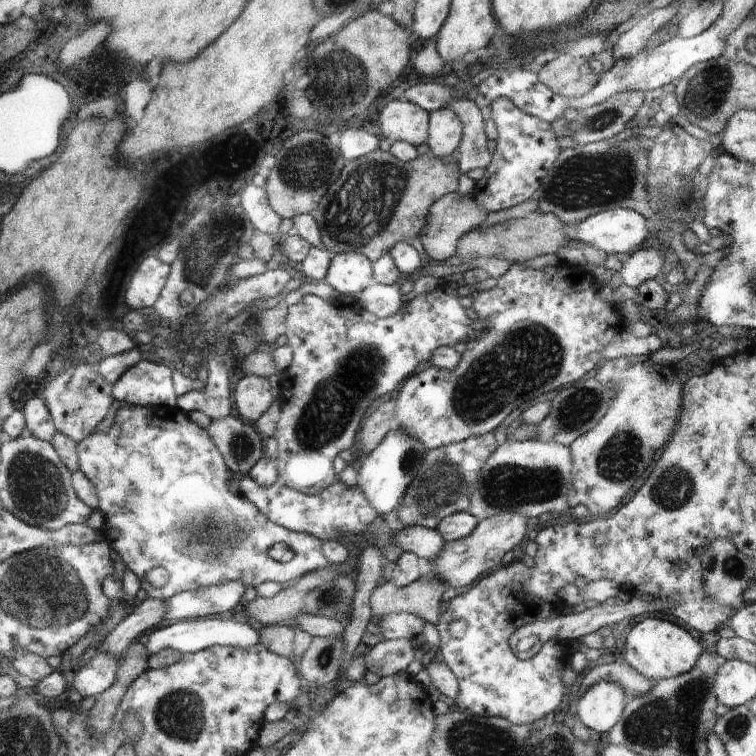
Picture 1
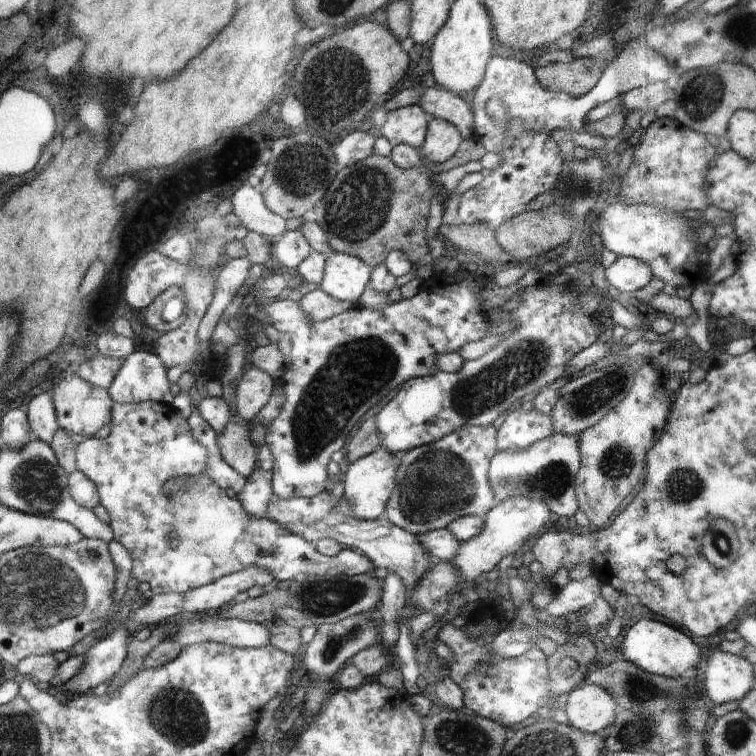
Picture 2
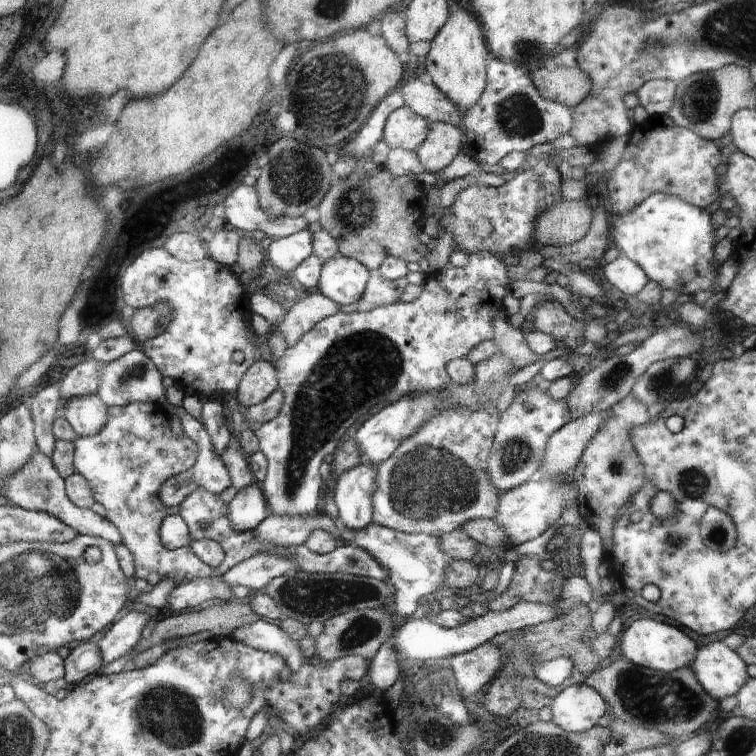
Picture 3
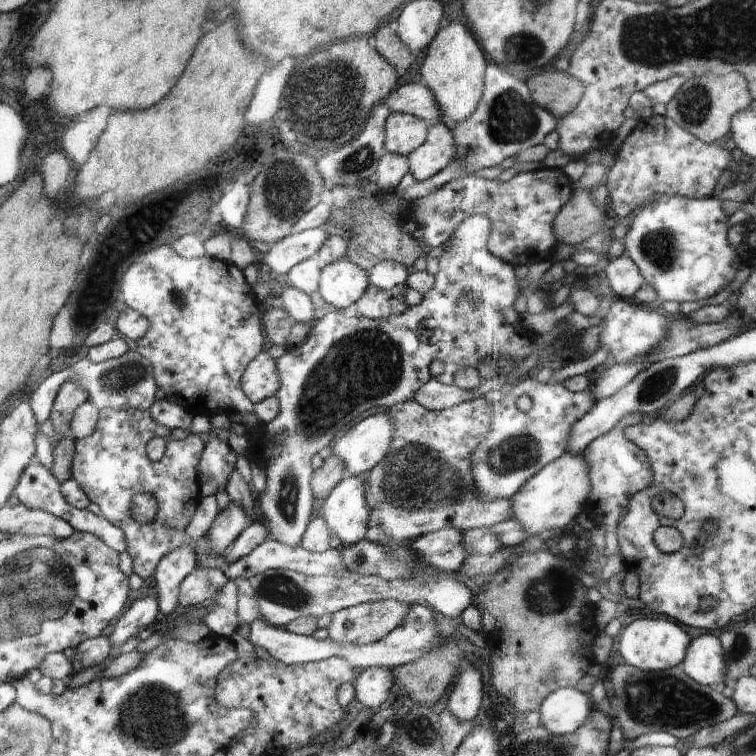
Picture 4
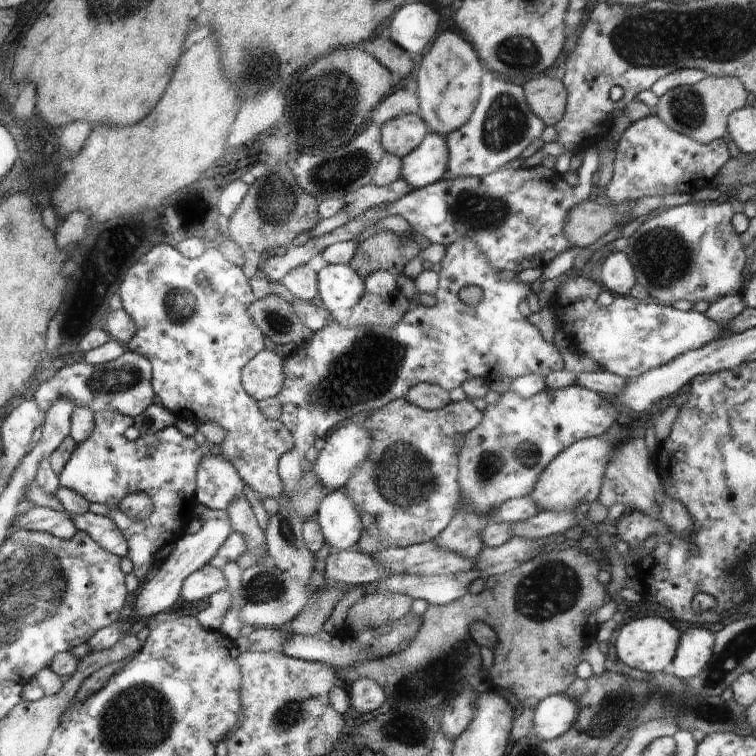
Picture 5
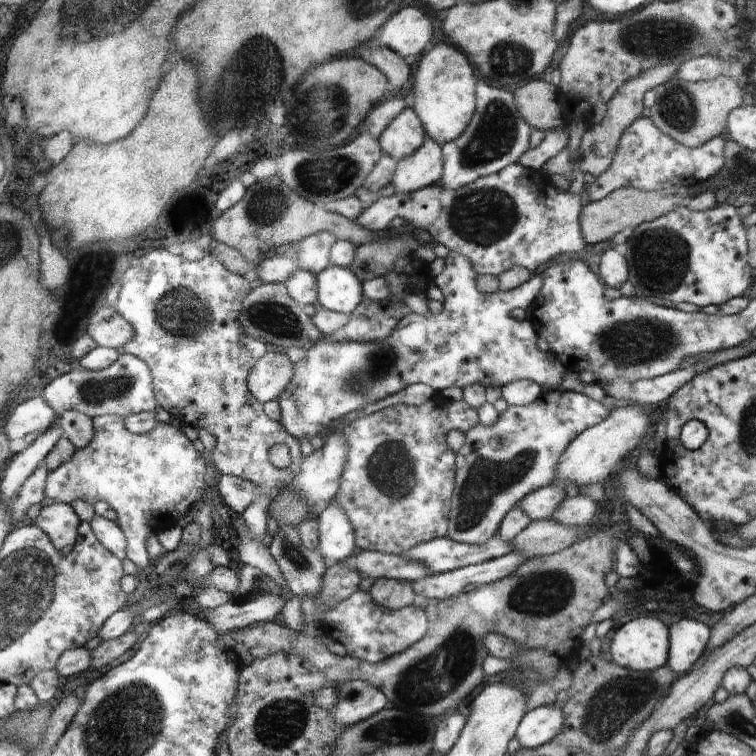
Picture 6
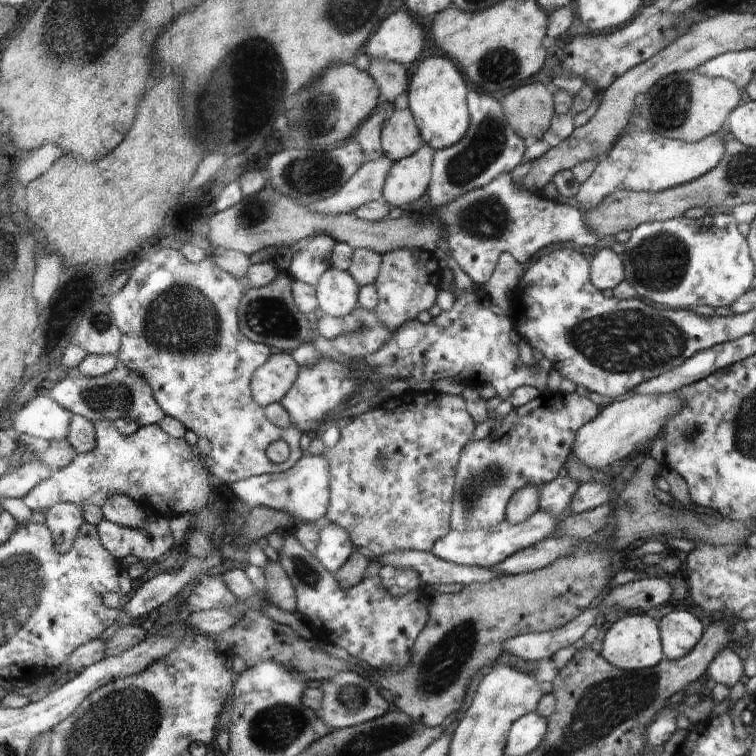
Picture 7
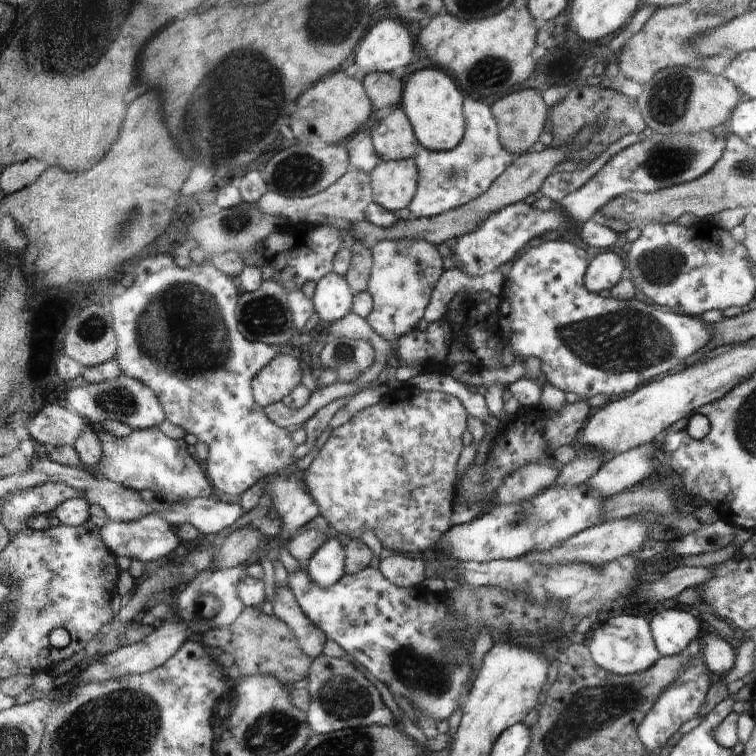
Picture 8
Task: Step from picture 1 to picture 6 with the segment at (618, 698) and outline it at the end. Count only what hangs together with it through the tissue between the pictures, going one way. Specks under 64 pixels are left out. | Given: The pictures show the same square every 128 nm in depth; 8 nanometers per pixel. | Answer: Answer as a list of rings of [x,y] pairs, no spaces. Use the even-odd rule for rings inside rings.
[[[554,705],[539,706],[526,711],[516,736],[520,749],[533,749],[552,740],[562,731],[564,720],[565,712]]]

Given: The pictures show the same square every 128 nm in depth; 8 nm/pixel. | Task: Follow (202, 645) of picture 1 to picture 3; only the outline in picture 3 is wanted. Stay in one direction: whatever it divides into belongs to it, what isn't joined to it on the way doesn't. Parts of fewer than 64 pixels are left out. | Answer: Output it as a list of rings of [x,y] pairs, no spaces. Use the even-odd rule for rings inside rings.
[[[261,618],[246,623],[234,631],[232,637],[235,641],[242,641],[258,650],[281,654],[290,663],[290,669],[293,672],[297,672],[302,663],[307,660],[298,642],[286,636],[280,626]]]

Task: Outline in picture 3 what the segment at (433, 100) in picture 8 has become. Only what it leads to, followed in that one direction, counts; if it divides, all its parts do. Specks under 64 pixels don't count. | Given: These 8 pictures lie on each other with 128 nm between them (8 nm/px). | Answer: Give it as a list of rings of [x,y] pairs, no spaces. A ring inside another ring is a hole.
[[[466,8],[454,11],[437,38],[430,43],[425,60],[426,70],[432,76],[432,82],[438,90],[457,106],[461,114],[476,104],[481,98],[482,90],[488,86],[486,58],[488,58],[488,48],[484,42],[482,26],[476,14],[472,14]]]

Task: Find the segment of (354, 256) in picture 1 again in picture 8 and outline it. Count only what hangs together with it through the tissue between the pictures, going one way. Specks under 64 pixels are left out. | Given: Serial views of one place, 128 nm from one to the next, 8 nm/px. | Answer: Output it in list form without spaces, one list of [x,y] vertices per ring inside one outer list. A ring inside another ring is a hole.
[[[333,270],[316,283],[312,298],[315,312],[324,325],[344,319],[353,308],[353,299],[350,284]]]

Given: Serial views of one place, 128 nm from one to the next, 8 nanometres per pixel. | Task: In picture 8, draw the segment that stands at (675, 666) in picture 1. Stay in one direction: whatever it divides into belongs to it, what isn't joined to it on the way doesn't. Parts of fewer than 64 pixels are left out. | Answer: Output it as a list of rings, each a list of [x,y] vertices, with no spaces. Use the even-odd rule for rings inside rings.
[[[626,614],[596,623],[592,629],[592,640],[589,645],[595,663],[618,675],[633,675],[648,670],[662,658],[656,640],[653,634],[650,634],[650,627],[642,616],[626,616]]]

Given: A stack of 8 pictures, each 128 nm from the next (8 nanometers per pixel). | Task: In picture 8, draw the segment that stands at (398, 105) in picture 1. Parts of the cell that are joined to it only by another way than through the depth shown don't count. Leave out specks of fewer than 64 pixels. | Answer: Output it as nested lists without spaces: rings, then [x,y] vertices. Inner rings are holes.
[[[402,106],[386,118],[373,122],[370,132],[374,148],[382,161],[409,159],[416,154],[419,140]]]

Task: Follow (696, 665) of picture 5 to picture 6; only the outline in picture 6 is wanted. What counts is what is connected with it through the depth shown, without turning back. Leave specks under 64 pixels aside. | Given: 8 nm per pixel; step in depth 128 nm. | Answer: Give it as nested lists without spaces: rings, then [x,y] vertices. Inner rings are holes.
[[[686,618],[670,625],[669,628],[669,662],[674,672],[688,672],[710,643],[708,626],[698,620]]]

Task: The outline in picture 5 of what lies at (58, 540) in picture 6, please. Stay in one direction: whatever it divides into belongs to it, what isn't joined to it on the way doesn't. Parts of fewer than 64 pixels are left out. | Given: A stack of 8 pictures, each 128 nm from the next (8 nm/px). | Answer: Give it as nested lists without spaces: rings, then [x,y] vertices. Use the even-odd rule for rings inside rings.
[[[36,506],[27,513],[20,514],[17,520],[17,528],[44,531],[66,540],[72,540],[80,532],[69,512],[58,512],[46,507]]]

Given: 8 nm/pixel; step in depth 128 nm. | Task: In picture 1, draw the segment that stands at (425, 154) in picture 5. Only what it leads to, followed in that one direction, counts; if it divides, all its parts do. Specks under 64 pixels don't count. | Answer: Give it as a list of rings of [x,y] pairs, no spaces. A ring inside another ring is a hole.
[[[450,107],[433,111],[428,146],[434,157],[454,155],[462,138],[464,138],[462,120]]]

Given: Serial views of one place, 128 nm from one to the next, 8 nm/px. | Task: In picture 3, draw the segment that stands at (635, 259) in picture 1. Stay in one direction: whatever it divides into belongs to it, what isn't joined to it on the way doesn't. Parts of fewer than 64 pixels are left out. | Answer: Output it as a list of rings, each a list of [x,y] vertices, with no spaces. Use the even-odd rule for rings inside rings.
[[[624,254],[604,265],[604,276],[613,287],[627,295],[637,295],[649,281],[645,269]]]

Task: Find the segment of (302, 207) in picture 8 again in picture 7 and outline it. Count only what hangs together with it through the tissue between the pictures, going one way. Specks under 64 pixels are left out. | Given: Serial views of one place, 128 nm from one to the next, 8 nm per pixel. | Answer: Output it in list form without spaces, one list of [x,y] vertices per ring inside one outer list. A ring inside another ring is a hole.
[[[388,158],[370,160],[361,165],[352,174],[352,178],[338,188],[336,194],[322,198],[314,204],[306,204],[310,212],[332,216],[332,214],[352,214],[356,208],[371,201],[381,201],[384,180],[388,176],[388,170],[393,162]]]

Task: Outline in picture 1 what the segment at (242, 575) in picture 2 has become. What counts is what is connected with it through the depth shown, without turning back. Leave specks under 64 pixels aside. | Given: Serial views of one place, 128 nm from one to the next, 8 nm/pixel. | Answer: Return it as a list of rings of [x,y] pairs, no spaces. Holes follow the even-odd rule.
[[[230,581],[214,587],[200,587],[182,591],[166,599],[167,609],[162,619],[203,619],[213,614],[232,610],[244,599],[246,587],[238,581]]]

